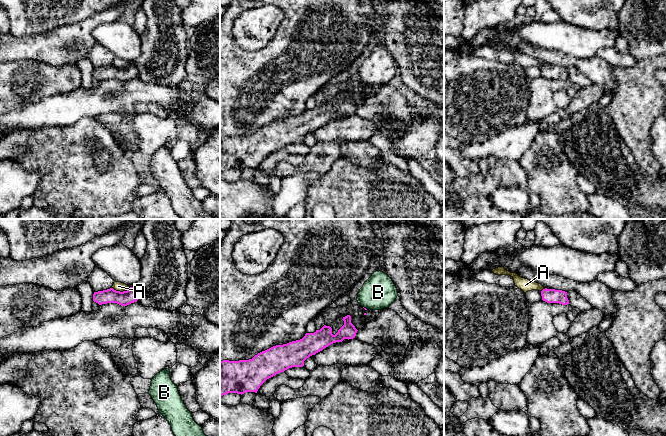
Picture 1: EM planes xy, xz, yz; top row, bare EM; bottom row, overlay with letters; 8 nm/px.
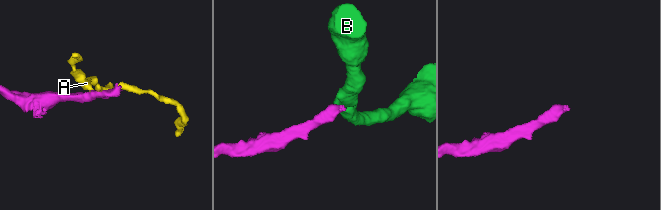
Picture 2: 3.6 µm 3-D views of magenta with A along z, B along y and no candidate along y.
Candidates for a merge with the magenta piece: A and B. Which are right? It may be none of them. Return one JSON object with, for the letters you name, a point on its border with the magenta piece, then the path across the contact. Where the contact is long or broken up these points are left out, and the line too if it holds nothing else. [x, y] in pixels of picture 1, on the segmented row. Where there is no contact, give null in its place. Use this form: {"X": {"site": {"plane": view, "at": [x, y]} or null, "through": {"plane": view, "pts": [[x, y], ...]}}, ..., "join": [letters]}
{"join": []}

